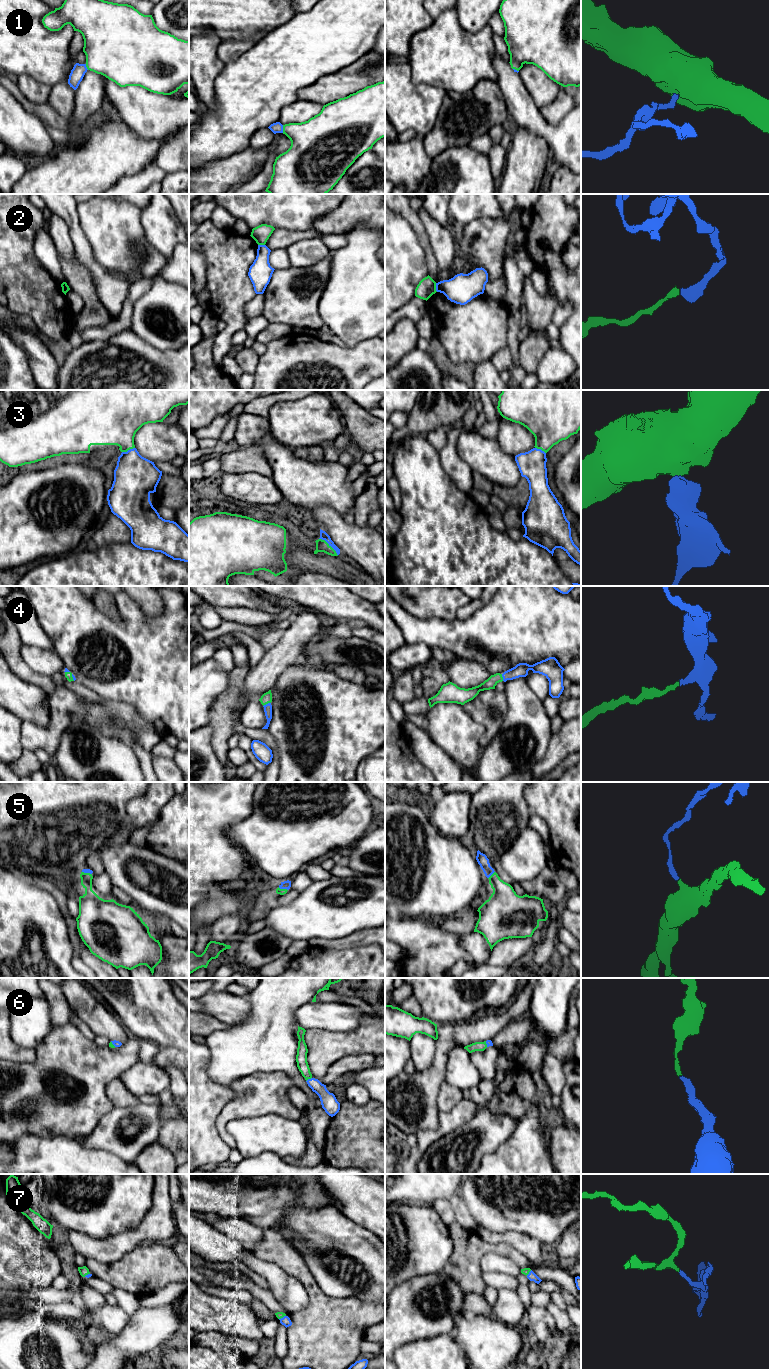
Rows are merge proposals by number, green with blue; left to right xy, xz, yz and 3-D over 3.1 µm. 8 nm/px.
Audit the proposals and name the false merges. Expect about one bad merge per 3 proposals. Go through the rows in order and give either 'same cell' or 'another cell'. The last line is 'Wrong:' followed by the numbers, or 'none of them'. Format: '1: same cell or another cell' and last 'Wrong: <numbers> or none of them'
1: same cell
2: another cell
3: same cell
4: same cell
5: same cell
6: same cell
7: another cell
Wrong: 2, 7

